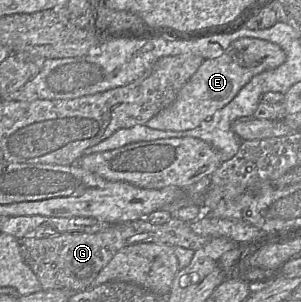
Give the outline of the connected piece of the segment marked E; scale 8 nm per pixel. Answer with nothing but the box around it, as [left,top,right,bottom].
[146,37,285,131]

